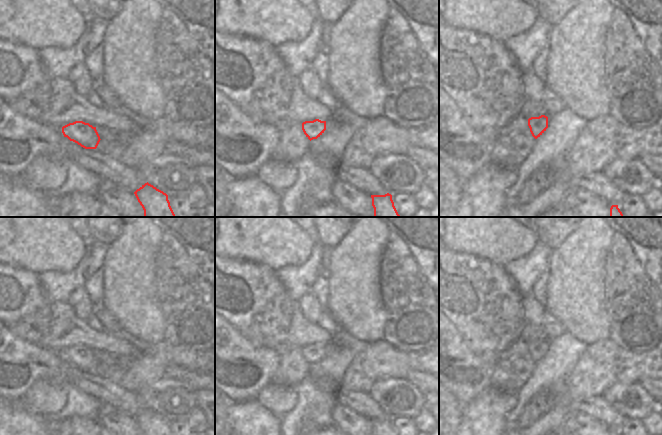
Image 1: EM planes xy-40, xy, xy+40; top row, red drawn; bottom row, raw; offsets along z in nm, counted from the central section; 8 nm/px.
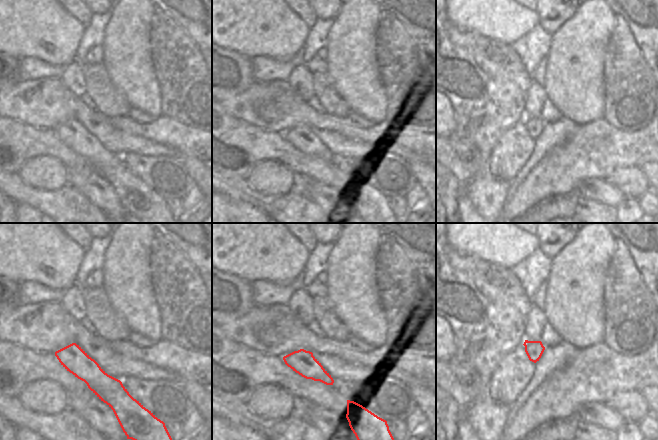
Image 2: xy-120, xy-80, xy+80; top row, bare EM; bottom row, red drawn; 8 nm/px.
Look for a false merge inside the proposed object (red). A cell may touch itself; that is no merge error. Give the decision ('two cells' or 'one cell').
one cell

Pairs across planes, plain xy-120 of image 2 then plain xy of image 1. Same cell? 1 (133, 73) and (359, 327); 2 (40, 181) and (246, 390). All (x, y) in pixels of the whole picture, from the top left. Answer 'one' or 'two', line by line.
1: one
2: two

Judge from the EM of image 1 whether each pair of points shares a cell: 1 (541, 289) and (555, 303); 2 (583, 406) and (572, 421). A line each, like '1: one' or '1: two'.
1: two
2: two

